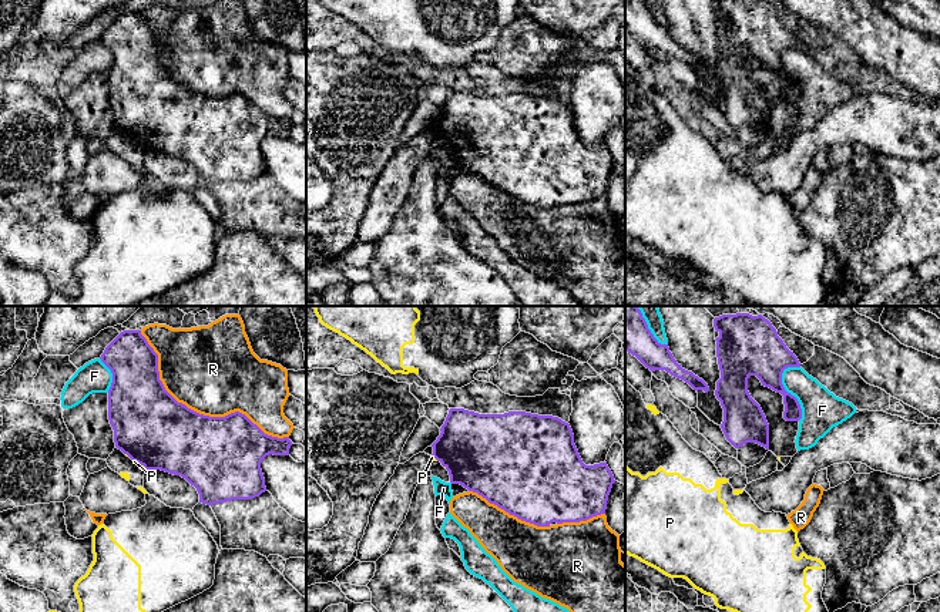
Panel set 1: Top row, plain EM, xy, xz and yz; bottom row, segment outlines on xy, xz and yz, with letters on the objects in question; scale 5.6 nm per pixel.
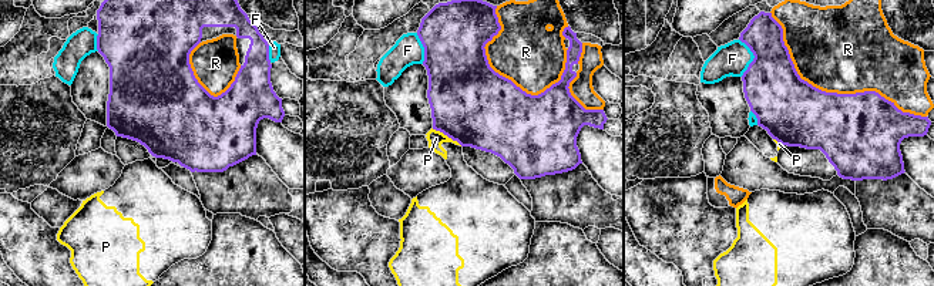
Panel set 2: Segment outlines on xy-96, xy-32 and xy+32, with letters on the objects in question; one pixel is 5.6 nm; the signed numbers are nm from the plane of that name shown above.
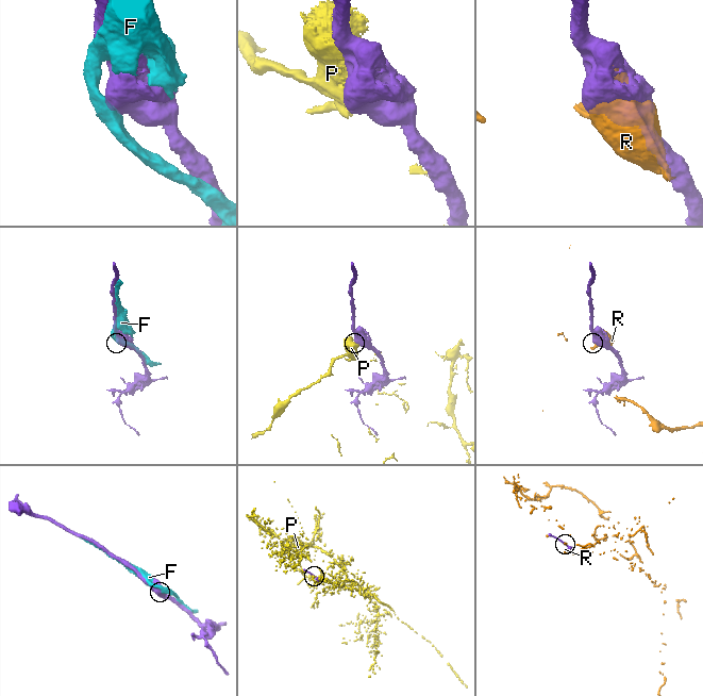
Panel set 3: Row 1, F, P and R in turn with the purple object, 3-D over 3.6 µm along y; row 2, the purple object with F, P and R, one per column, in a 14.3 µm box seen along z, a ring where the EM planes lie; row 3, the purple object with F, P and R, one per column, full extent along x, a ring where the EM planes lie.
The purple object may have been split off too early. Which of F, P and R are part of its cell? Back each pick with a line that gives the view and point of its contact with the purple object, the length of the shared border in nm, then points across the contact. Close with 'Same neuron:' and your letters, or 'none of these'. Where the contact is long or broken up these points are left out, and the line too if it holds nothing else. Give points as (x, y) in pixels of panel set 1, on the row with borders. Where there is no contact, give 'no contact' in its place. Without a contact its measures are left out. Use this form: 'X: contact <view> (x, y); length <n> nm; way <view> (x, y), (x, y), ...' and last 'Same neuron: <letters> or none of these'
Same neuron: none of these

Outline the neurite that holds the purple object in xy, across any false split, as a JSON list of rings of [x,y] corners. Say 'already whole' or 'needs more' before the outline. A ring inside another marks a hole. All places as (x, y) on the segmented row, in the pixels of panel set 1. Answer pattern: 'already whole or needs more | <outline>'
already whole | [[[141,330],[121,332],[100,359],[113,373],[108,420],[114,430],[114,443],[132,461],[145,470],[181,475],[197,488],[199,502],[207,505],[251,500],[266,491],[261,463],[269,454],[289,455],[289,437],[265,434],[239,411],[209,417],[178,403],[160,380],[158,354]]]

